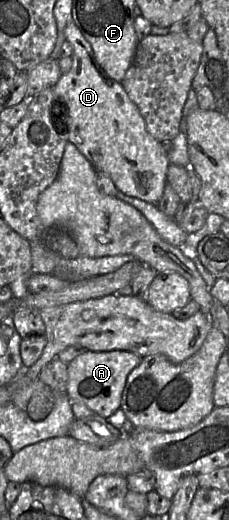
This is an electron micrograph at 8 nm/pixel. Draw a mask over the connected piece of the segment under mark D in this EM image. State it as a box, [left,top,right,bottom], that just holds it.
[53,22,170,205]

